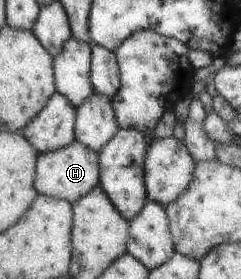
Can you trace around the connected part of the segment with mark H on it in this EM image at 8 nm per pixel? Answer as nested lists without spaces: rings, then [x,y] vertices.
[[[75,140],[60,150],[38,154],[34,186],[39,194],[64,199],[72,205],[80,197],[86,196],[95,186],[99,185],[99,176],[97,153]]]

